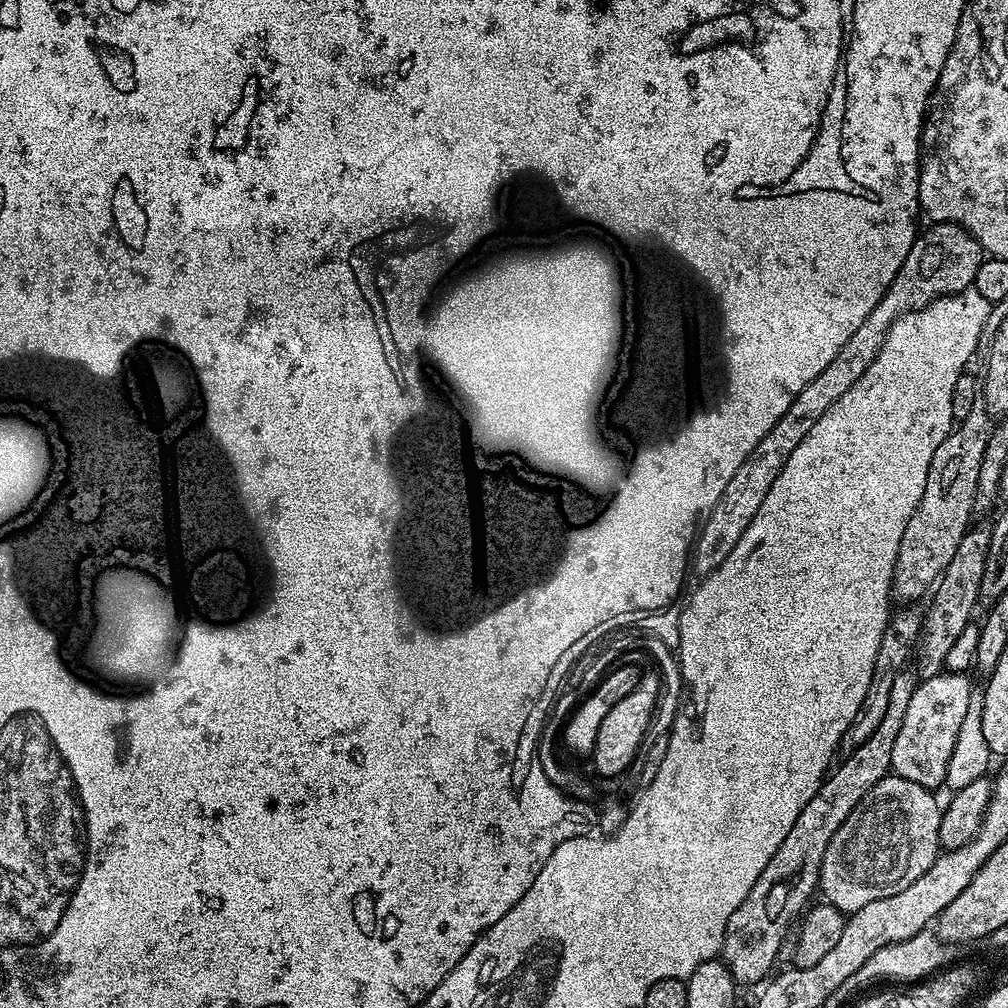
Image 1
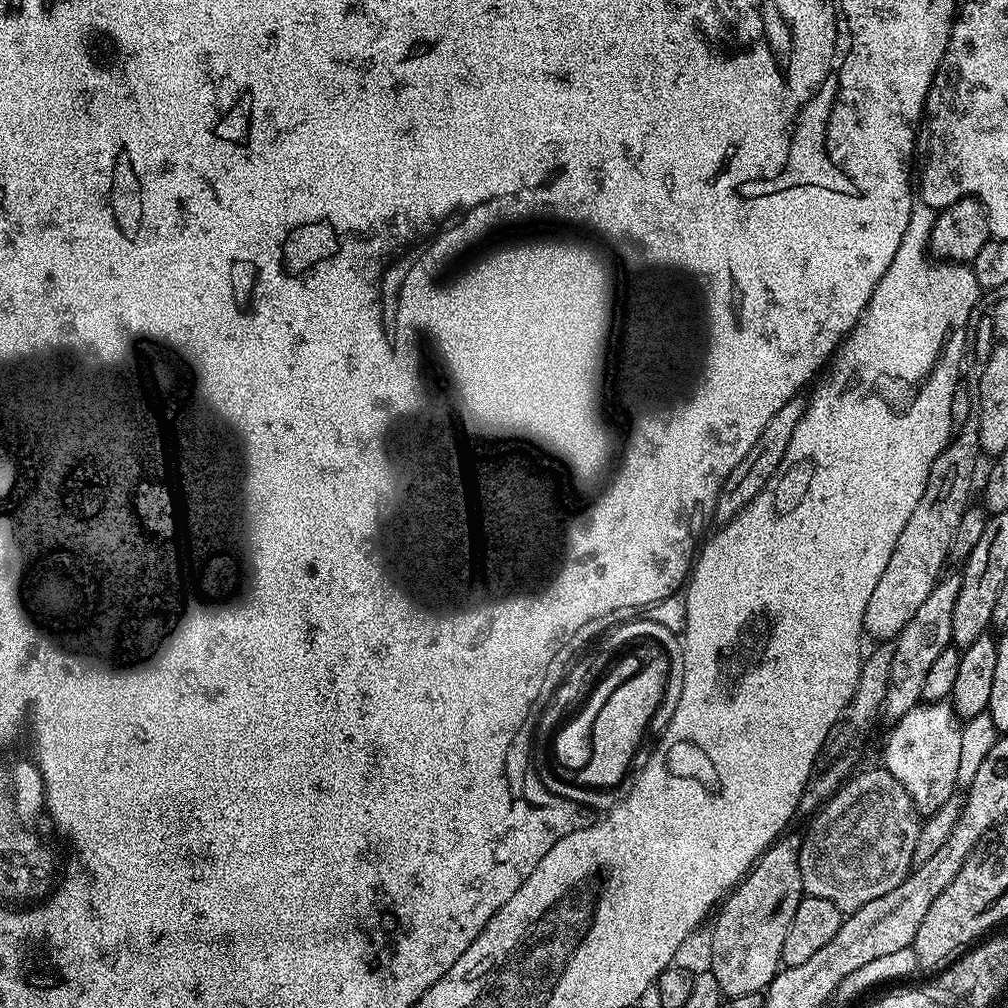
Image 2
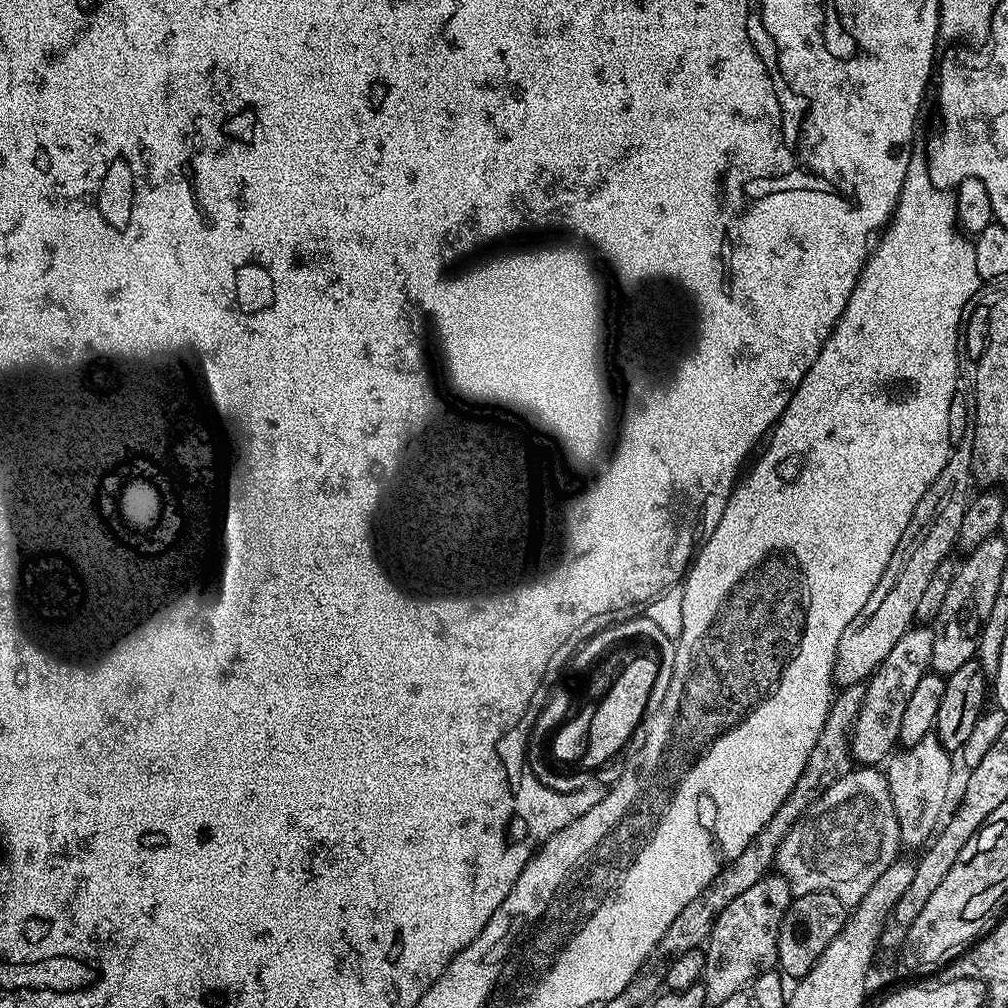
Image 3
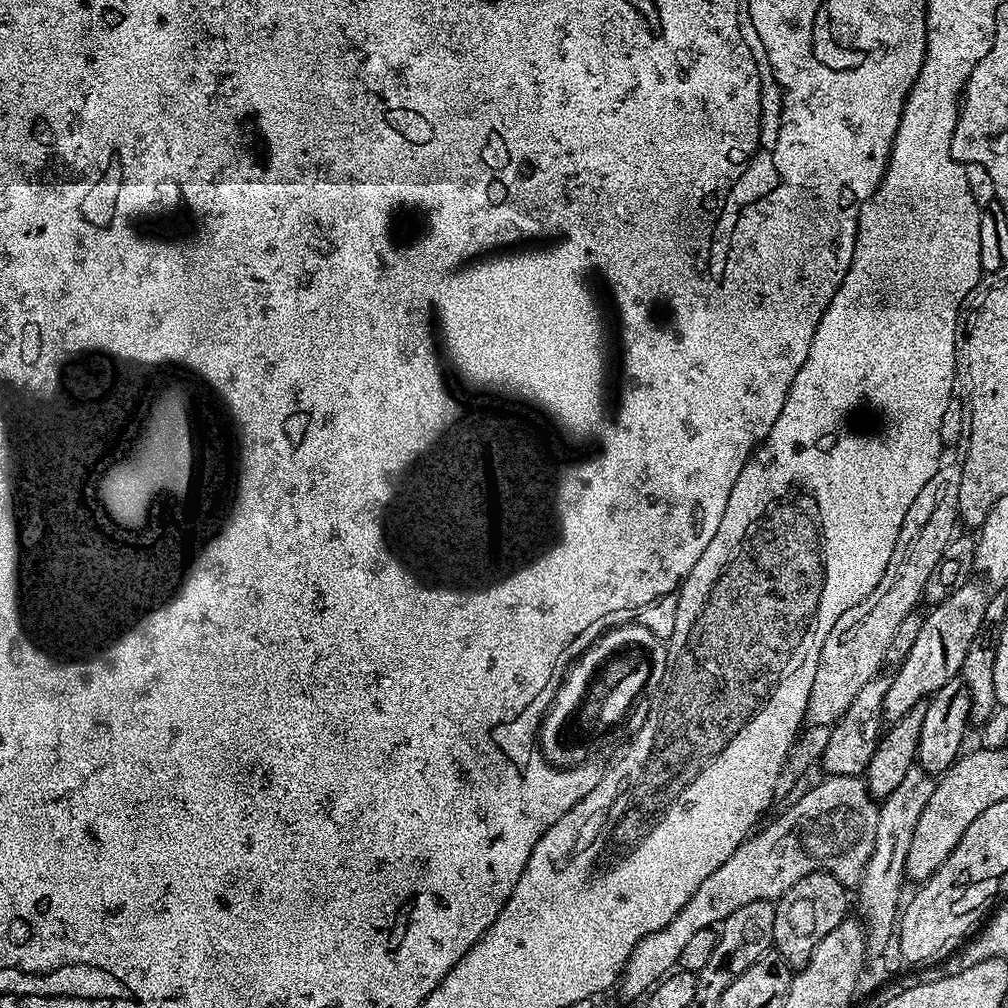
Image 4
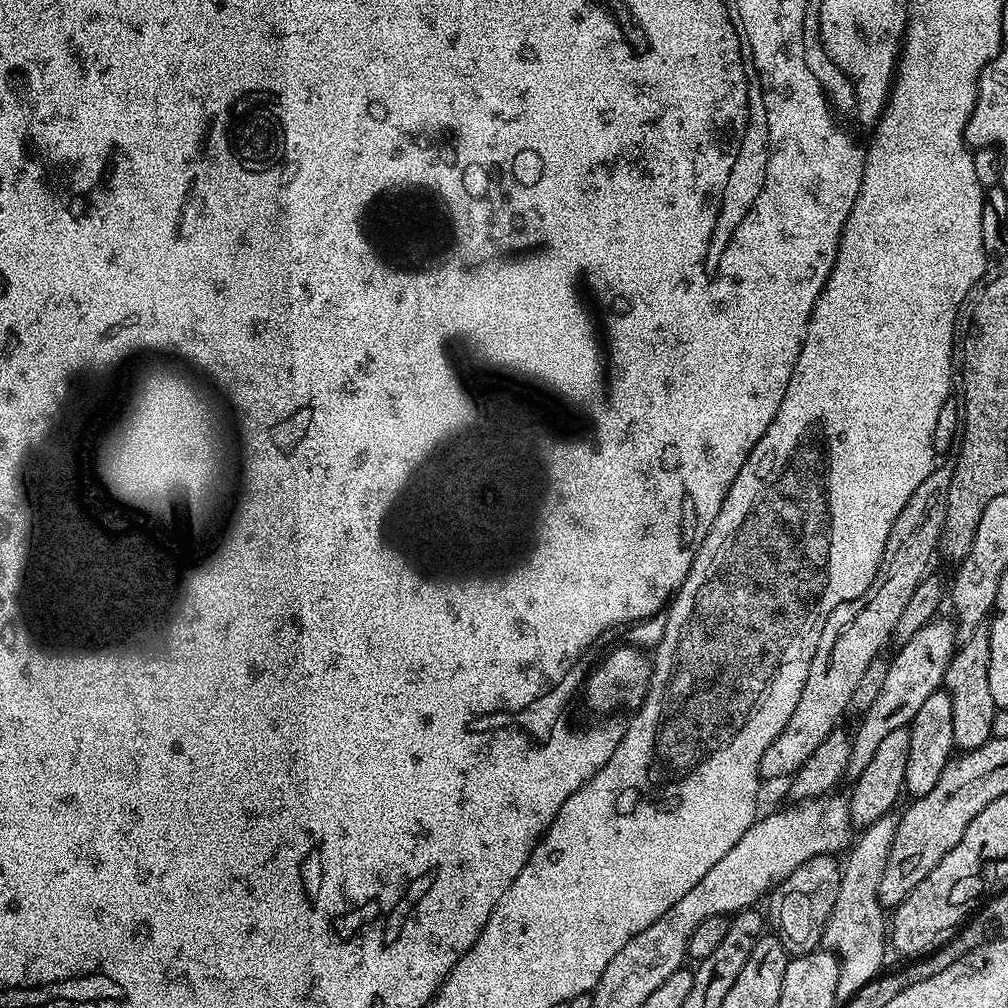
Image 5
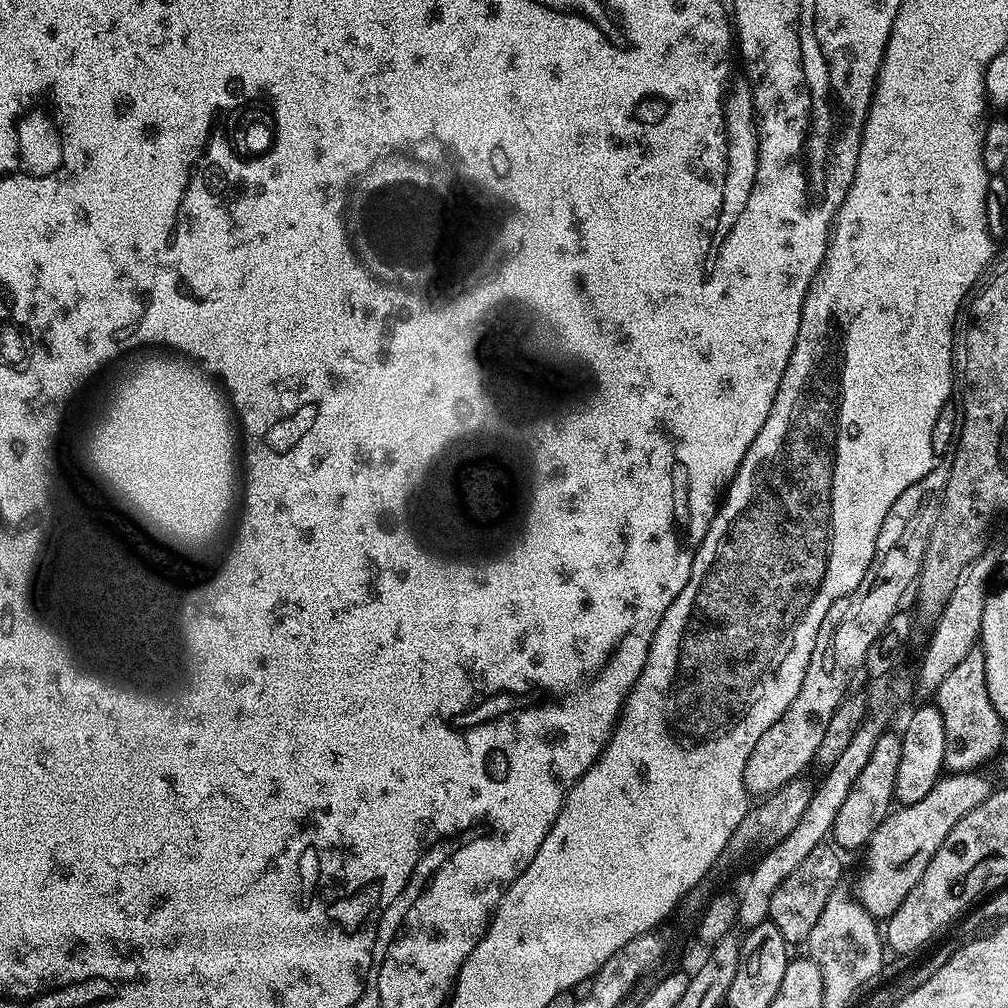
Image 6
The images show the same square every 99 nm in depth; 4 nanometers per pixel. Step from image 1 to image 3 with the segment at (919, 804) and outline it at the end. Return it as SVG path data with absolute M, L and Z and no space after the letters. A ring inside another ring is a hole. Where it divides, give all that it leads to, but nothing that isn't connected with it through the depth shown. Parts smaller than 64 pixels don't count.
M856 766L853 767L851 772L847 772L842 778L838 778L838 782L834 782L834 786L827 788L808 807L806 814L802 814L802 818L798 818L794 822L794 826L790 826L790 834L786 834L786 838L782 838L782 846L776 852L774 868L779 875L786 878L786 882L792 888L793 897L810 894L811 892L829 892L834 894L834 898L841 900L844 905L855 906L858 902L862 902L862 898L866 898L866 894L870 891L870 886L874 886L874 882L878 882L878 878L882 878L882 870L890 867L901 855L901 852L900 827L898 826L897 815L894 814L894 798L890 798L890 786L888 785L887 775L876 766Z

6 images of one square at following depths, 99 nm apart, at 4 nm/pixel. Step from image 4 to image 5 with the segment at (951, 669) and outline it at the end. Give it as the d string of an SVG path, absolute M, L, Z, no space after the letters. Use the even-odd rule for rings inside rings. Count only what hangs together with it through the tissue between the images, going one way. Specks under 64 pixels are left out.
M937 618L930 621L910 642L899 645L895 649L896 656L891 657L889 669L883 685L878 693L878 698L870 706L868 712L859 717L860 726L852 736L852 753L846 773L847 779L854 782L870 766L870 758L874 758L874 750L878 750L882 738L899 728L908 728L914 714L943 685L944 675L952 654L958 647L958 629L951 619Z

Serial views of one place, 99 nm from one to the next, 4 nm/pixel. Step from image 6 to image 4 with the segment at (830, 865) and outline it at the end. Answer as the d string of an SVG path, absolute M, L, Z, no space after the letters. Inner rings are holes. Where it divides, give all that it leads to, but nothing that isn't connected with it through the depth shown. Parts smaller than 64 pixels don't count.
M811 872L806 878L798 878L798 882L783 892L774 904L772 942L775 955L781 956L793 970L803 968L810 954L814 954L814 946L849 915L848 892L846 885L831 872Z

